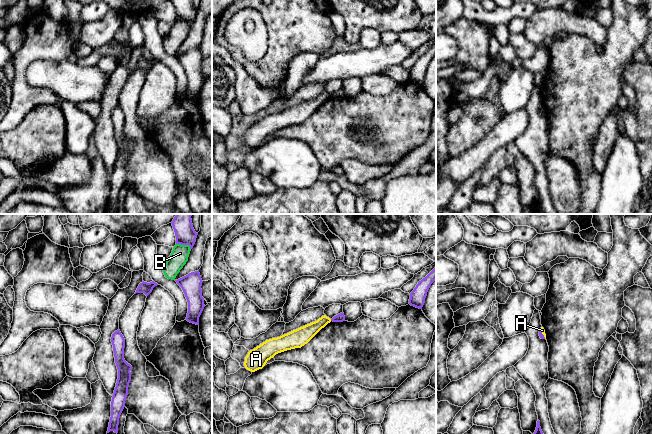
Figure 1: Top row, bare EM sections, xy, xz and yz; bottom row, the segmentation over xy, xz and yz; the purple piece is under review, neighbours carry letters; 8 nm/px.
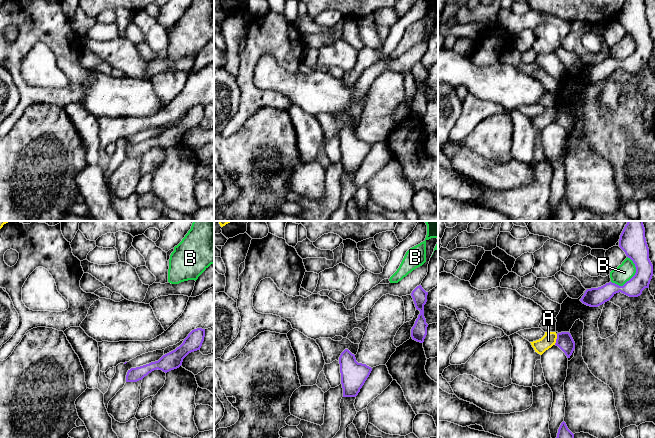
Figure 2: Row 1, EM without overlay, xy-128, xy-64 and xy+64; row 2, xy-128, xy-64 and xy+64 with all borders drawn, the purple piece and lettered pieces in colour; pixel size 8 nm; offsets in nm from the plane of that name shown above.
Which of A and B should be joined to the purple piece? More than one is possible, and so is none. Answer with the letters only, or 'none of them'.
none of them

